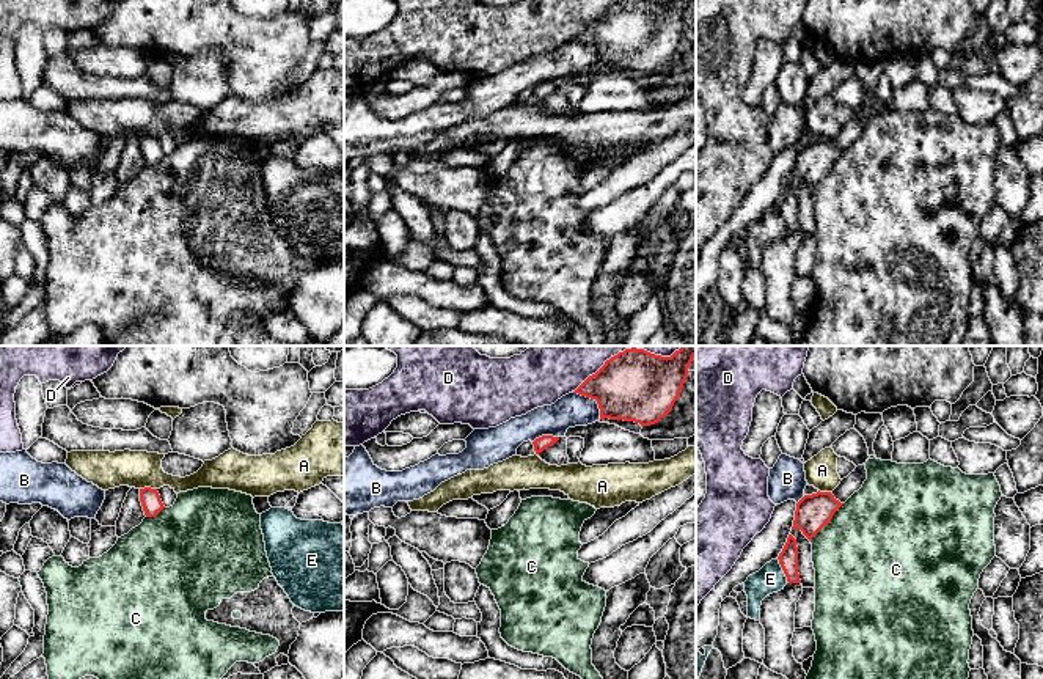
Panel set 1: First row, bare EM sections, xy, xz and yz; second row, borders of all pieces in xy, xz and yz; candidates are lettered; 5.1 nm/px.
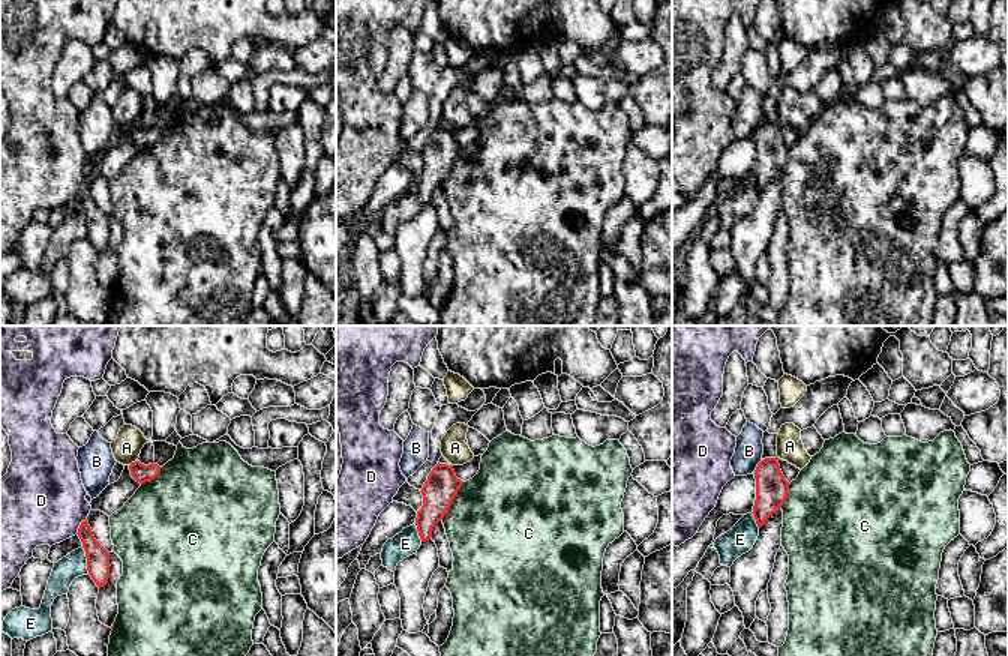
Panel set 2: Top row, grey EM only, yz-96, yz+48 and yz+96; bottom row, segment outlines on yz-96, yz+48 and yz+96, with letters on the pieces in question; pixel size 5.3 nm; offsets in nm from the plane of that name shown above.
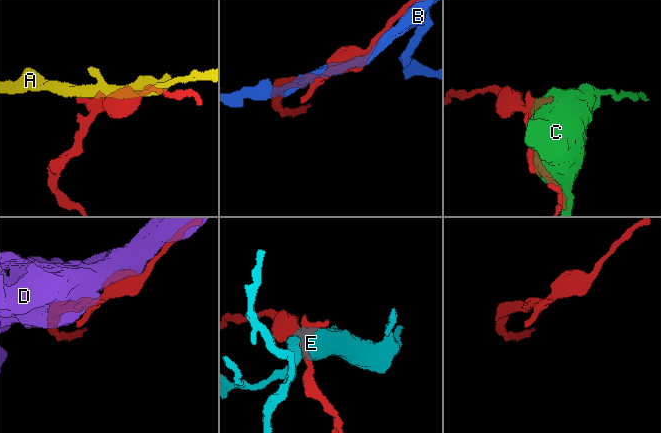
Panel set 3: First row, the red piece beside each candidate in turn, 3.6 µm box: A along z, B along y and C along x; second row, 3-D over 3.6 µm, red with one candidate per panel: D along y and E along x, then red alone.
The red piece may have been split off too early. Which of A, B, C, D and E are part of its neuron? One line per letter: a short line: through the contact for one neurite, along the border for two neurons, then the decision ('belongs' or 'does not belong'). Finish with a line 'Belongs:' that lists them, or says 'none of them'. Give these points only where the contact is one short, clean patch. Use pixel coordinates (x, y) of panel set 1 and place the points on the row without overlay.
A: line xy (156, 135), (140, 137); does not belong
B: does not belong
C: does not belong
D: does not belong
E: does not belong
Belongs: none of them

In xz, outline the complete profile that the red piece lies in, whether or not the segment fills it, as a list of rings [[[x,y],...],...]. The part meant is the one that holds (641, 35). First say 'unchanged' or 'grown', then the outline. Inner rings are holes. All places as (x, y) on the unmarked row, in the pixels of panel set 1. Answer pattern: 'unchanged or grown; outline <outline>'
unchanged; outline [[[619,0],[573,41],[595,47],[600,68],[650,74],[671,60],[694,5],[696,0],[674,0],[671,5]]]

